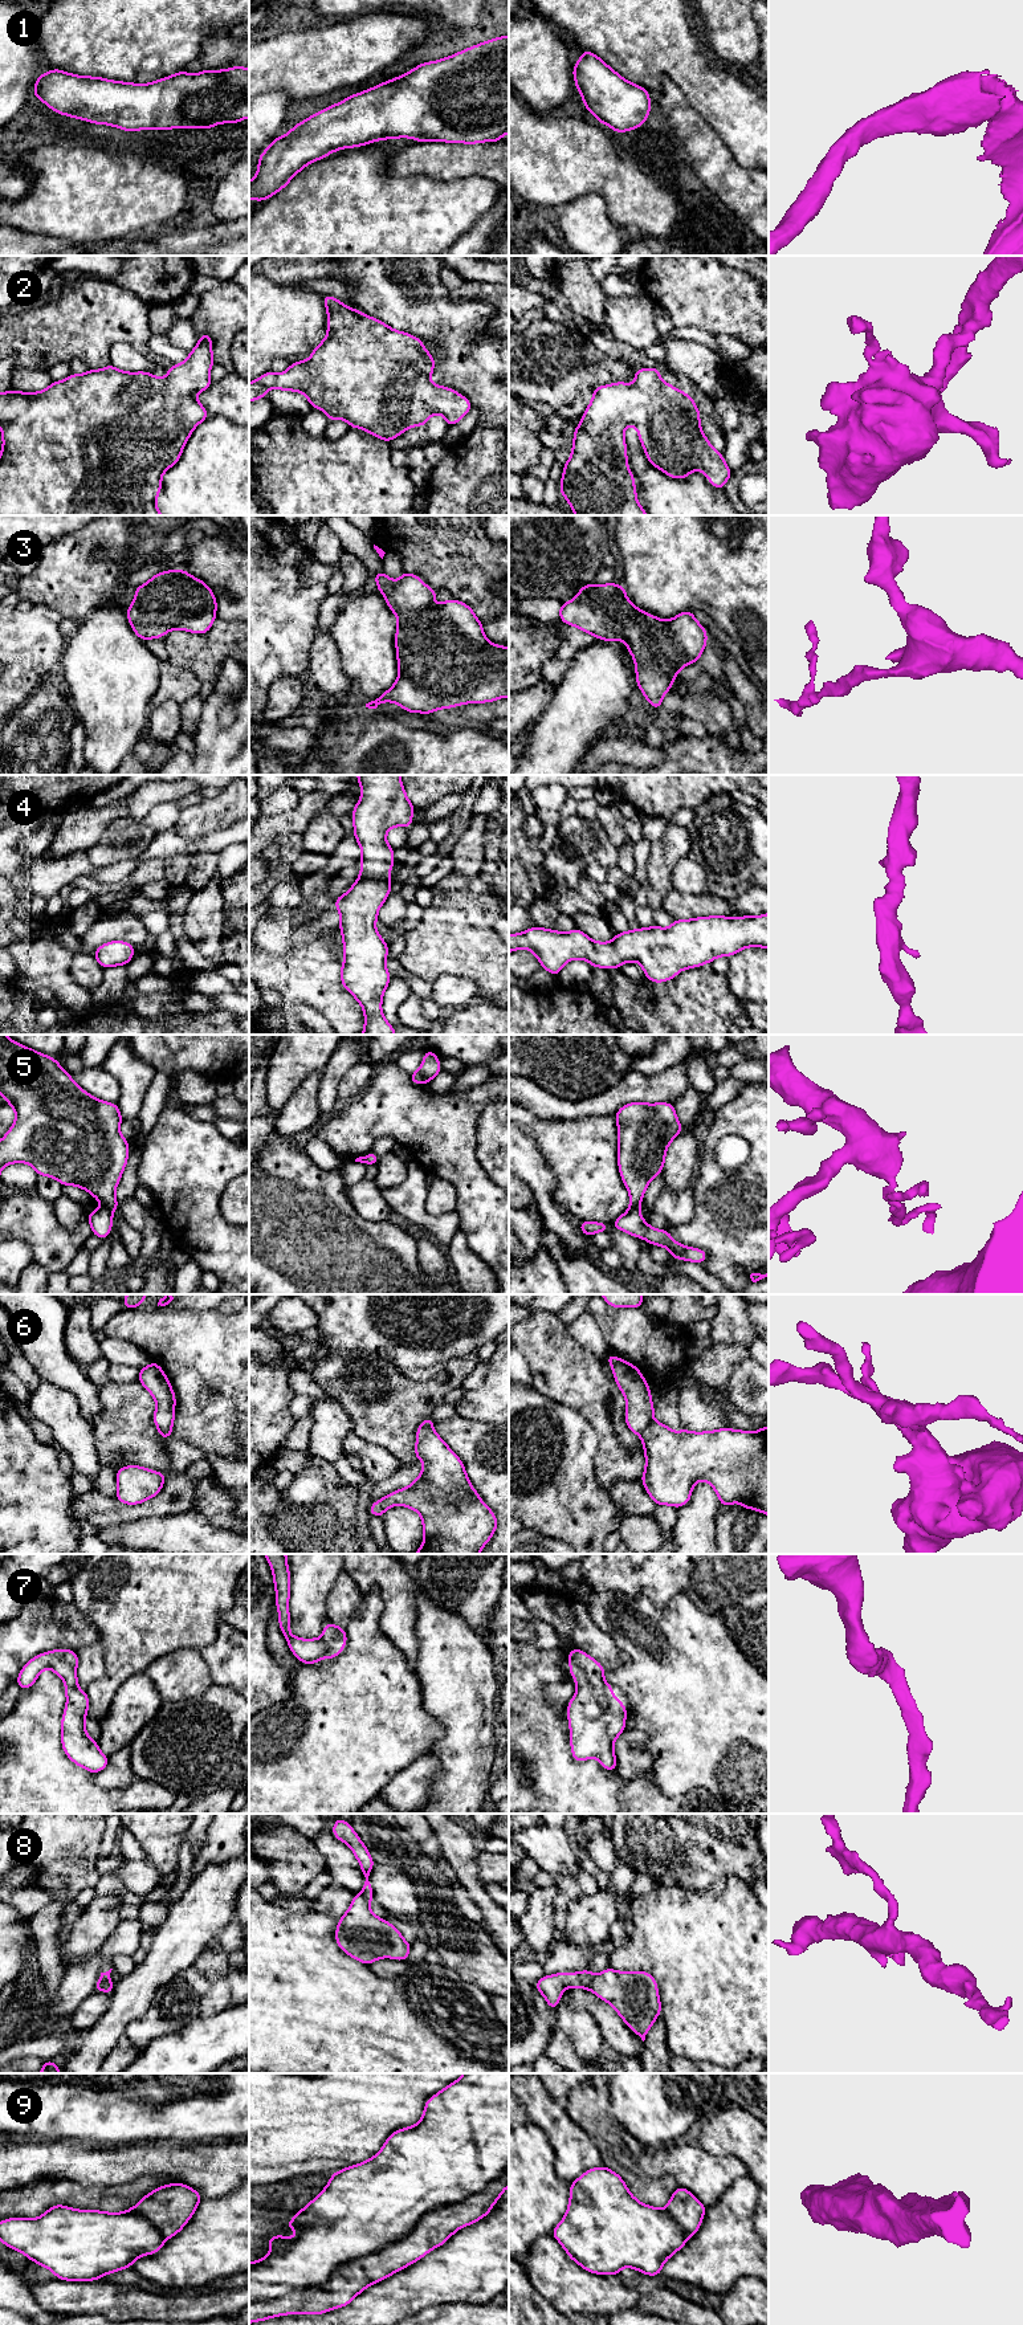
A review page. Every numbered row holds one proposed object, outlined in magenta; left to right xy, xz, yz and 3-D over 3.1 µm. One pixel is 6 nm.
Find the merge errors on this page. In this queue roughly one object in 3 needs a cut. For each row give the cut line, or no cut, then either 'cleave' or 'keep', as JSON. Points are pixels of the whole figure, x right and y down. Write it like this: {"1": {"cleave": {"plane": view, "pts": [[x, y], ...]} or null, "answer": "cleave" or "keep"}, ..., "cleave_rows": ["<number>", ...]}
{"1": {"cleave": null, "answer": "keep"}, "2": {"cleave": null, "answer": "keep"}, "3": {"cleave": null, "answer": "keep"}, "4": {"cleave": null, "answer": "keep"}, "5": {"cleave": {"plane": "yz", "pts": [[630, 1207], [638, 1208]]}, "answer": "cleave"}, "6": {"cleave": {"plane": "yz", "pts": [[652, 1419], [639, 1435]]}, "answer": "cleave"}, "7": {"cleave": null, "answer": "keep"}, "8": {"cleave": {"plane": "yz", "pts": [[594, 1975], [589, 1989]]}, "answer": "cleave"}, "9": {"cleave": {"plane": "xz", "pts": [[508, 2165], [322, 2284], [249, 2304]]}, "answer": "cleave"}, "cleave_rows": ["5", "6", "8", "9"]}

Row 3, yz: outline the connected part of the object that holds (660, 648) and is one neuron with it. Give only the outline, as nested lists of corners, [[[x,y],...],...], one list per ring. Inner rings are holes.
[[[623,584],[583,586],[576,597],[562,603],[559,619],[567,625],[598,637],[599,640],[621,640],[632,654],[636,684],[651,706],[660,711],[661,699],[672,689],[677,673],[697,662],[706,646],[706,629],[696,620],[693,611],[684,611],[671,620],[661,620],[635,607],[625,595]]]

